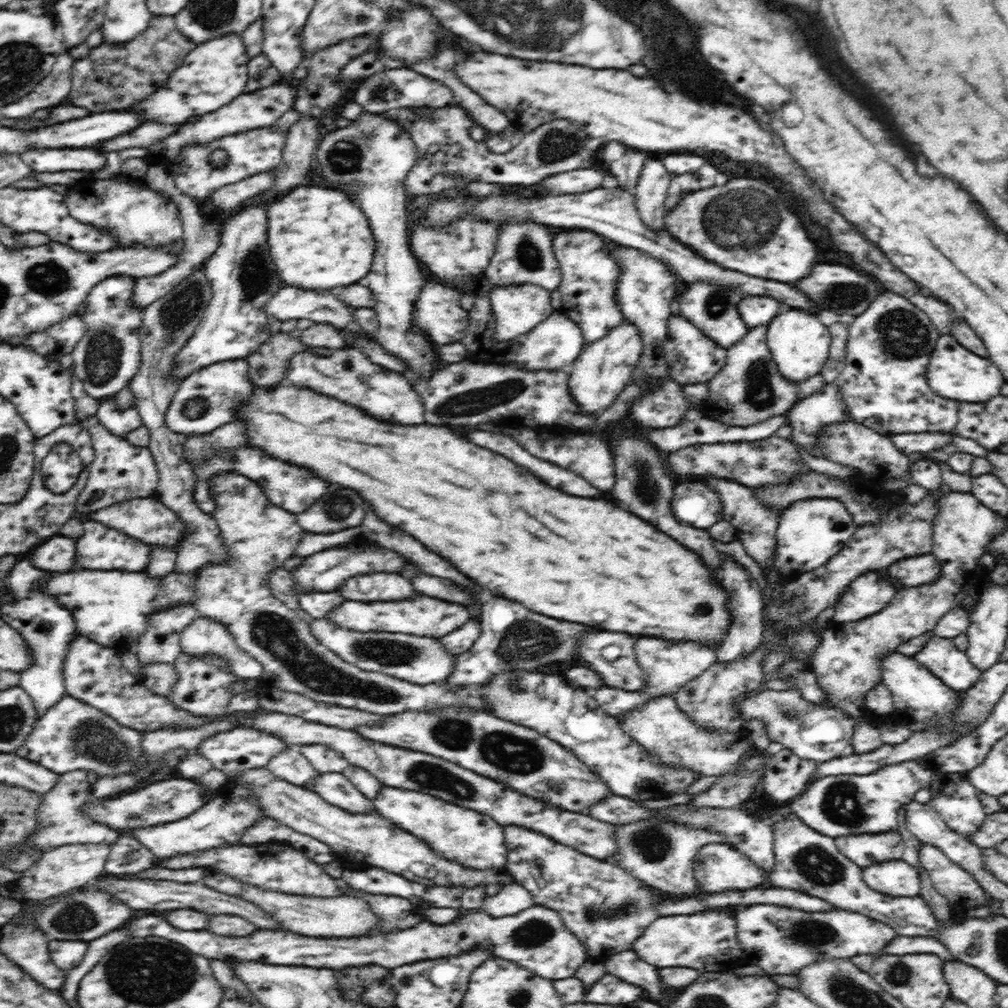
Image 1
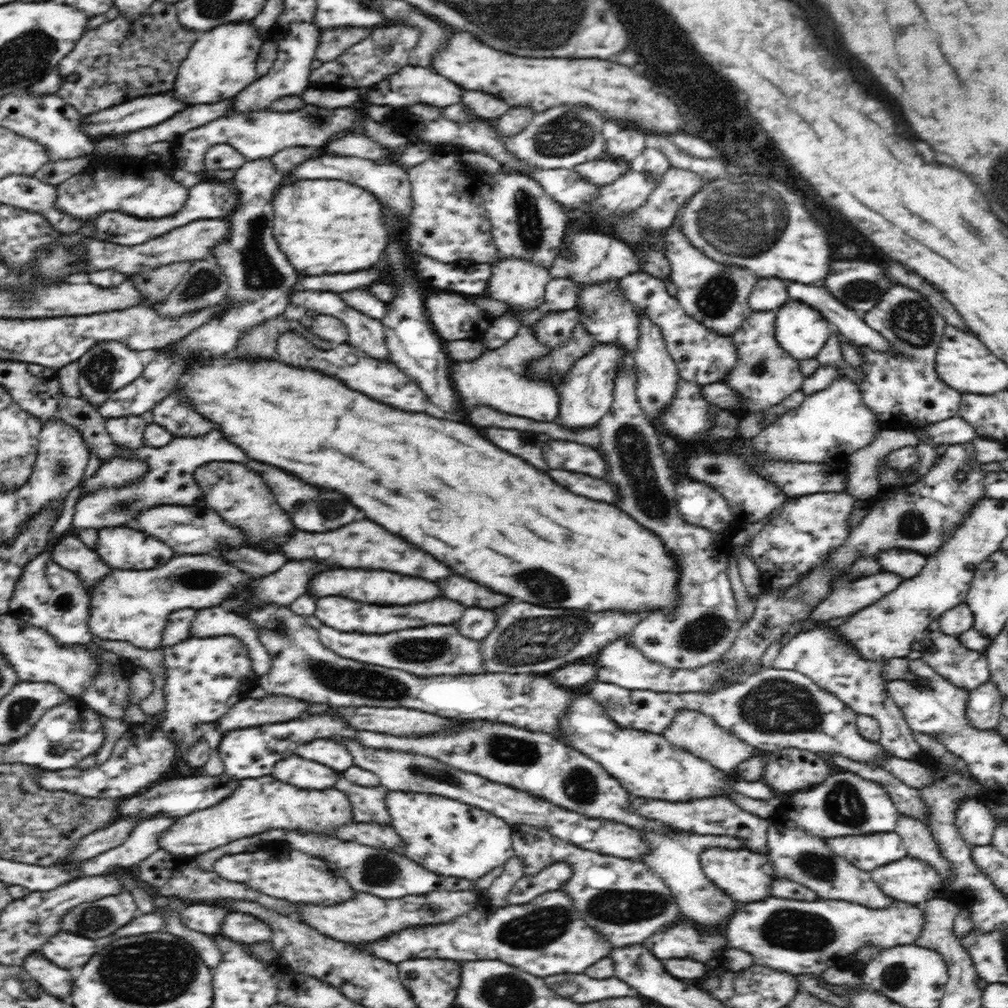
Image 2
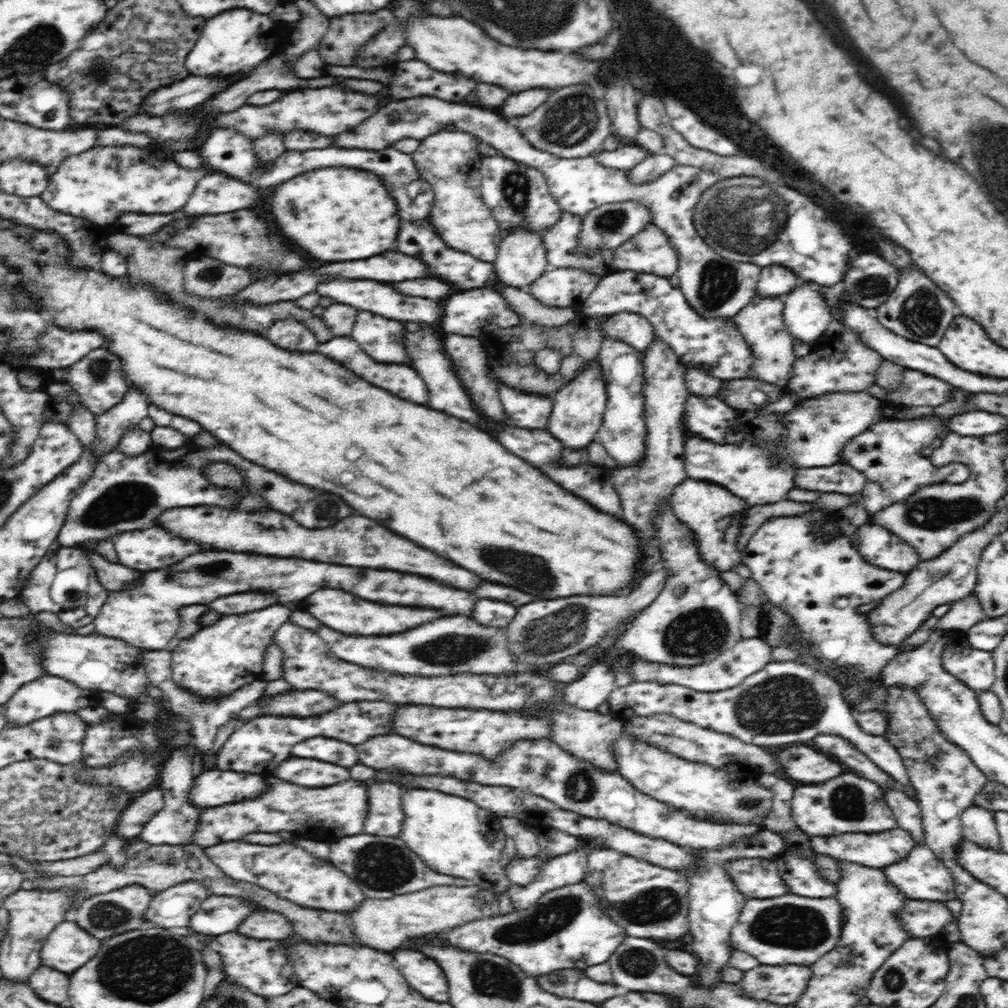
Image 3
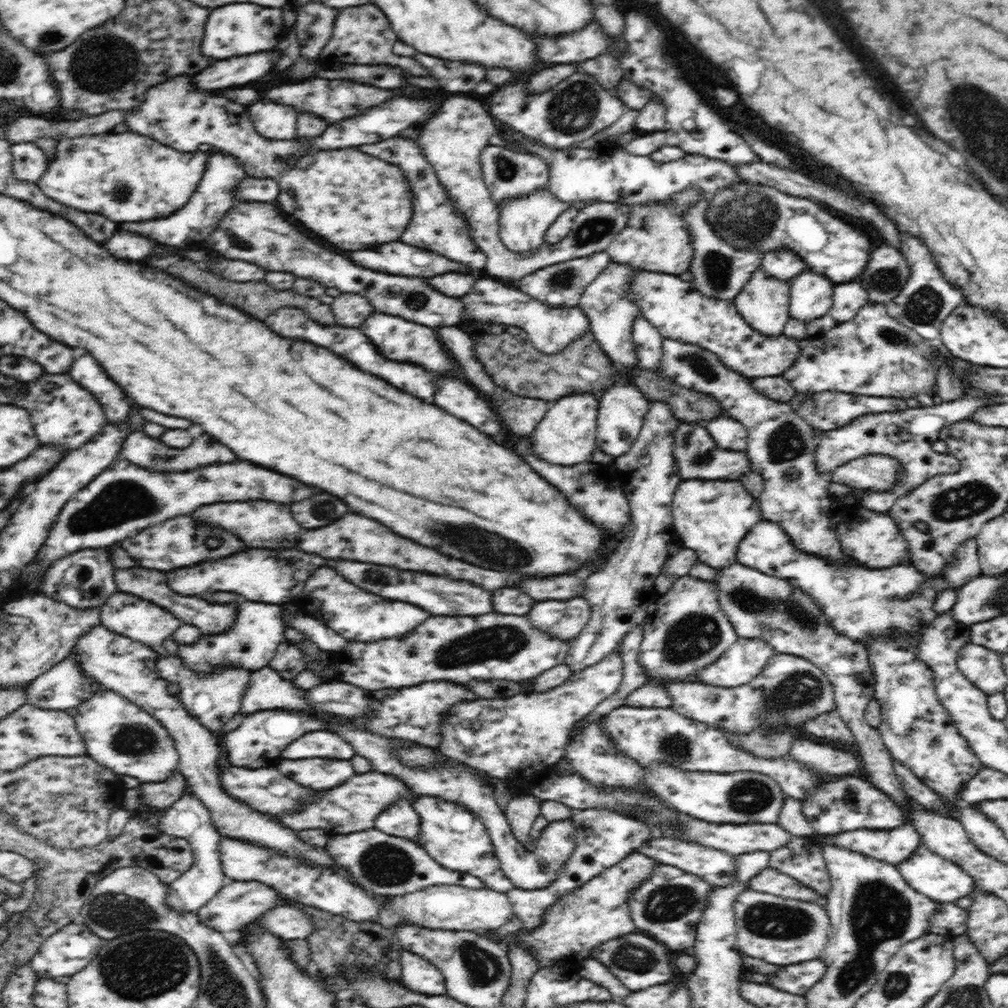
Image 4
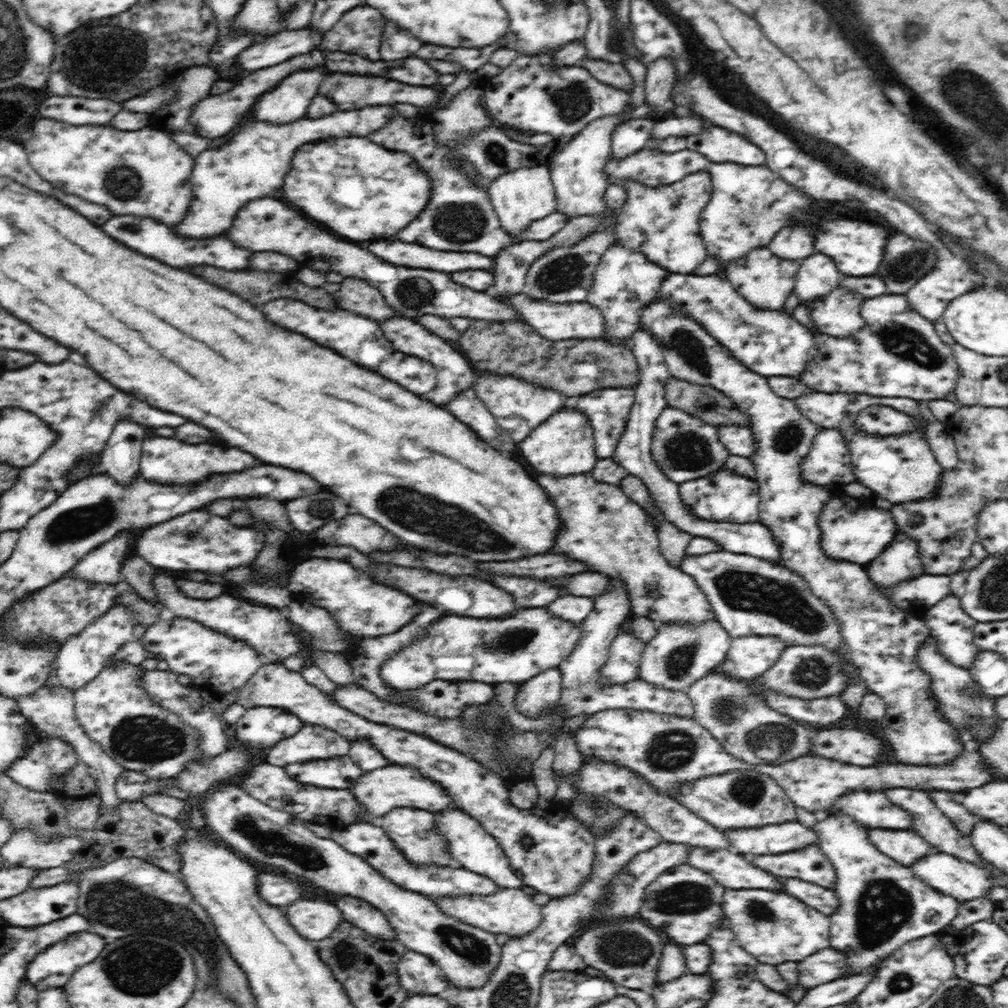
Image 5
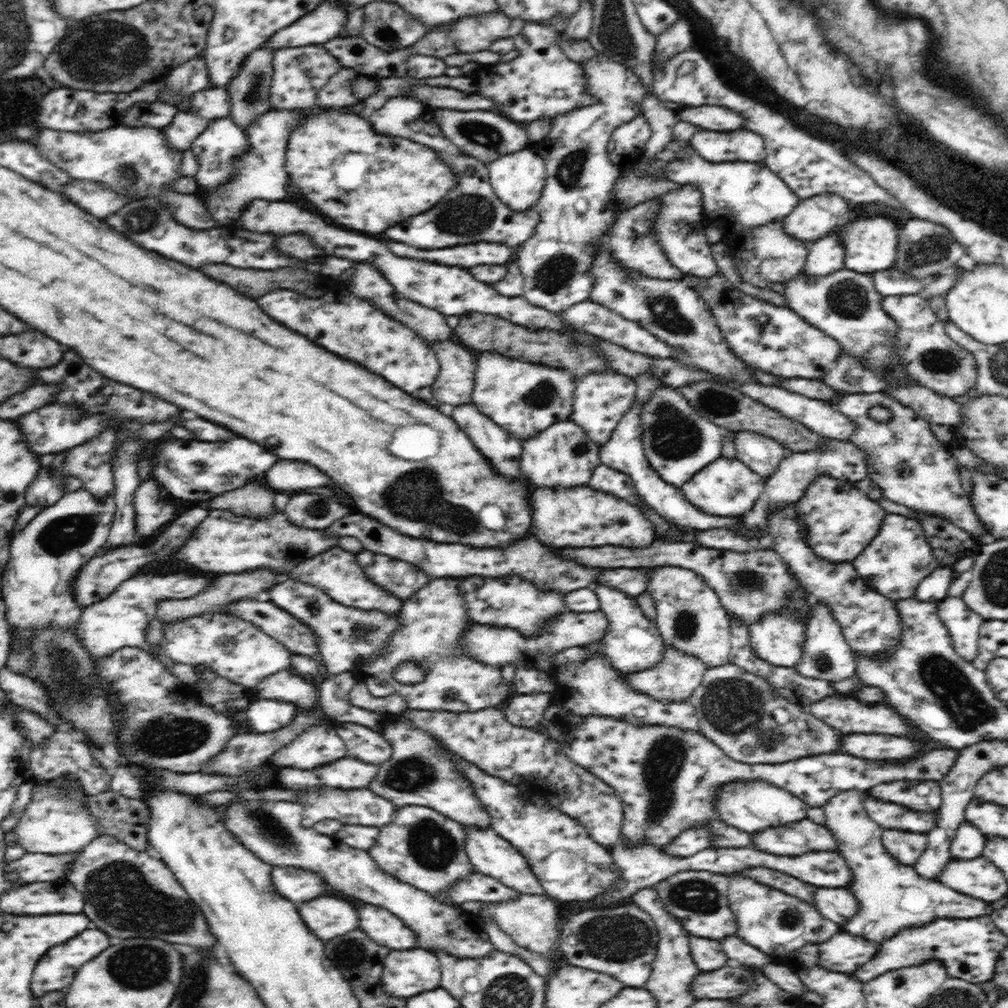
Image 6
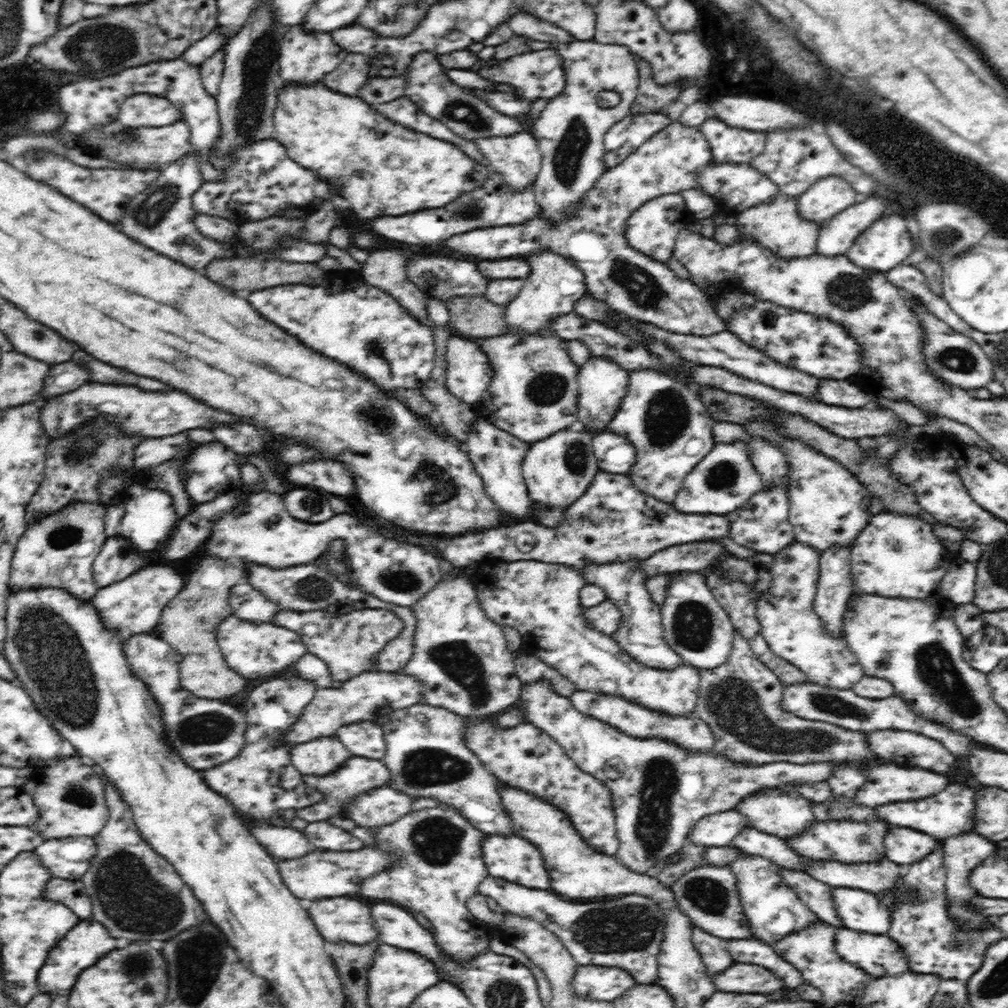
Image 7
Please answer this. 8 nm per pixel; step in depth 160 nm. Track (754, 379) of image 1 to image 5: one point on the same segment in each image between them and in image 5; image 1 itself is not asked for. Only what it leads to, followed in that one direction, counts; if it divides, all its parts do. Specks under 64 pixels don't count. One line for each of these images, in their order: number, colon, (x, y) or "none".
2: (764, 375)
3: (761, 324)
4: (763, 303)
5: (765, 281)

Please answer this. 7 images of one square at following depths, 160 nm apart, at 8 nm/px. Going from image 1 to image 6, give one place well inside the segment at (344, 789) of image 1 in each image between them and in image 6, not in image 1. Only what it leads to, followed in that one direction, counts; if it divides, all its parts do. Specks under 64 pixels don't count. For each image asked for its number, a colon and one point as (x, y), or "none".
2: (368, 806)
3: (384, 817)
4: (400, 819)
5: (412, 830)
6: (419, 846)

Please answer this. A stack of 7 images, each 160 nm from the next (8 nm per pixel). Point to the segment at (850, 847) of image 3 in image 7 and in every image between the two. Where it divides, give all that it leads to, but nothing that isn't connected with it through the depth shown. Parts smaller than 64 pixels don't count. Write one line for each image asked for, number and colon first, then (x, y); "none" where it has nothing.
4: (893, 846)
5: (906, 846)
6: (906, 847)
7: (903, 846)

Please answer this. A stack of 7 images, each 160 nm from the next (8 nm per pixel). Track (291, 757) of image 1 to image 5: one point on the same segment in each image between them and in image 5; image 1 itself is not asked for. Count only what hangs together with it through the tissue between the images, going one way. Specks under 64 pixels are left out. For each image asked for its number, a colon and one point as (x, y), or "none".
2: (294, 770)
3: (312, 773)
4: (319, 774)
5: (342, 773)

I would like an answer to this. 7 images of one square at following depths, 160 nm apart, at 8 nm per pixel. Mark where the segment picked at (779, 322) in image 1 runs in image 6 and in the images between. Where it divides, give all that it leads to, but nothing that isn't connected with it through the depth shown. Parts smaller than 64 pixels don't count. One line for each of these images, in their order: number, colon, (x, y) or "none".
2: (800, 330)
3: (806, 313)
4: (811, 295)
5: (817, 275)
6: (826, 255)

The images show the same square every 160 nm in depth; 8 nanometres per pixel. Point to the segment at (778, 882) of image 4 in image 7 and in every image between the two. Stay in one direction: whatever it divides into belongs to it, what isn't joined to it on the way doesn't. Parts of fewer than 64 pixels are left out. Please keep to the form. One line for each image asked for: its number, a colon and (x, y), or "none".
5: (824, 900)
6: (838, 905)
7: (859, 910)

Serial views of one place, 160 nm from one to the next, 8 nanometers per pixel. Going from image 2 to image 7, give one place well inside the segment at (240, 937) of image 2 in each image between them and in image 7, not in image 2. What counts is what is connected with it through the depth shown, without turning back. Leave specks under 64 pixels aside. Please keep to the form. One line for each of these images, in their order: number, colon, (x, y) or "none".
3: (262, 925)
4: (288, 923)
5: (313, 920)
6: (327, 918)
7: (336, 919)

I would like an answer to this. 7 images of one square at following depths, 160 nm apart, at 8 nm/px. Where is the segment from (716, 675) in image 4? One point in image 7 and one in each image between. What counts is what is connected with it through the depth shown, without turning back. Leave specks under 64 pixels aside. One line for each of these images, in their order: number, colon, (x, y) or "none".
5: (749, 657)
6: (777, 638)
7: (793, 631)

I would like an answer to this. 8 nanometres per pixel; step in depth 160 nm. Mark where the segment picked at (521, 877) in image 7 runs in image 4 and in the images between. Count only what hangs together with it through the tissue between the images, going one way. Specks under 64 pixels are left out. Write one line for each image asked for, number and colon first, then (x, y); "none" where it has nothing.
4: (453, 836)
5: (473, 849)
6: (489, 854)

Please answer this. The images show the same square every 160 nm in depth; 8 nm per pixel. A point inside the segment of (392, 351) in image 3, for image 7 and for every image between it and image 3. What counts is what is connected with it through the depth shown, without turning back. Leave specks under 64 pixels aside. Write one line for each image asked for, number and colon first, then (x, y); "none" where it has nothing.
4: (400, 340)
5: (455, 374)
6: (458, 365)
7: (468, 372)

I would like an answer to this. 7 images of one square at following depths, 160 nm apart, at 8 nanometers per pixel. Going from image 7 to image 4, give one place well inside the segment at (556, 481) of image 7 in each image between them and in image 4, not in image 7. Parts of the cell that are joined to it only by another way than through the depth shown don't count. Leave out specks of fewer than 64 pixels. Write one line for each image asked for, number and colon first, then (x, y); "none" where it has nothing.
4: (567, 435)
5: (563, 446)
6: (563, 456)

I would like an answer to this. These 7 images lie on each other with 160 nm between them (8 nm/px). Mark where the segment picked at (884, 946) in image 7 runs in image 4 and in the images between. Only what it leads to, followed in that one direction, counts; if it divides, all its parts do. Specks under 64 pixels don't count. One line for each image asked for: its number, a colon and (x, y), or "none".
4: (799, 978)
5: (826, 965)
6: (843, 952)

